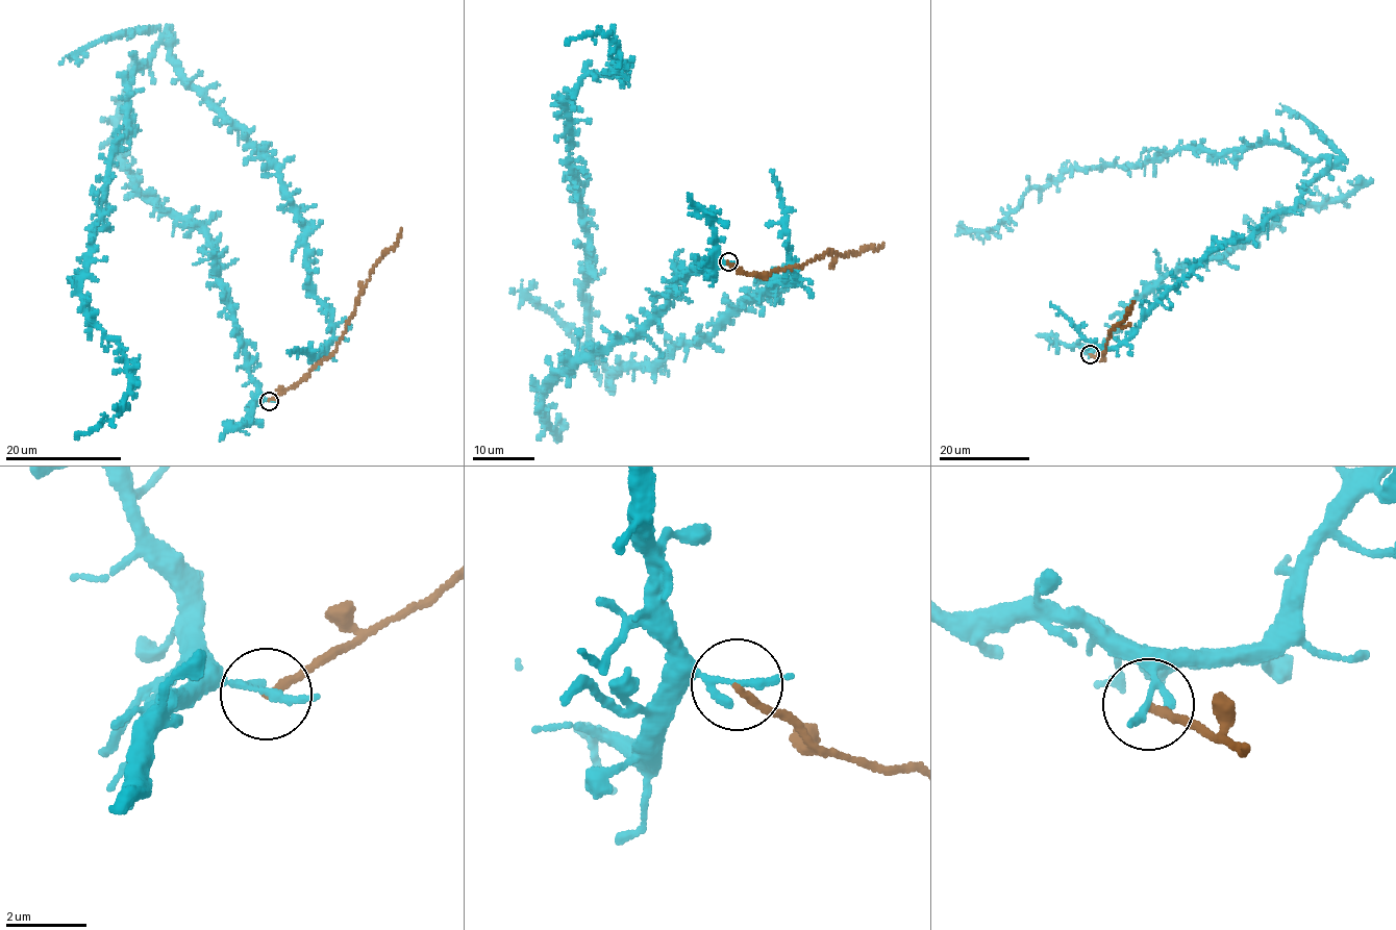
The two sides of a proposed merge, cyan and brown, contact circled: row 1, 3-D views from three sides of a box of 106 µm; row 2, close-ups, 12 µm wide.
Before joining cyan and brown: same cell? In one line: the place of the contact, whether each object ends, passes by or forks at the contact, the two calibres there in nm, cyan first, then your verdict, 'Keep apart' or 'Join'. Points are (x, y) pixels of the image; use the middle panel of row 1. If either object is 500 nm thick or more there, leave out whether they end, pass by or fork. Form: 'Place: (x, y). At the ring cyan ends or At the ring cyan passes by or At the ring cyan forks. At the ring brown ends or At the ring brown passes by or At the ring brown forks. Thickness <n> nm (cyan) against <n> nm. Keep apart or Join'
Place: (728, 261). At the ring cyan forks. At the ring brown ends. Thickness 130 nm (cyan) against 170 nm. Keep apart

